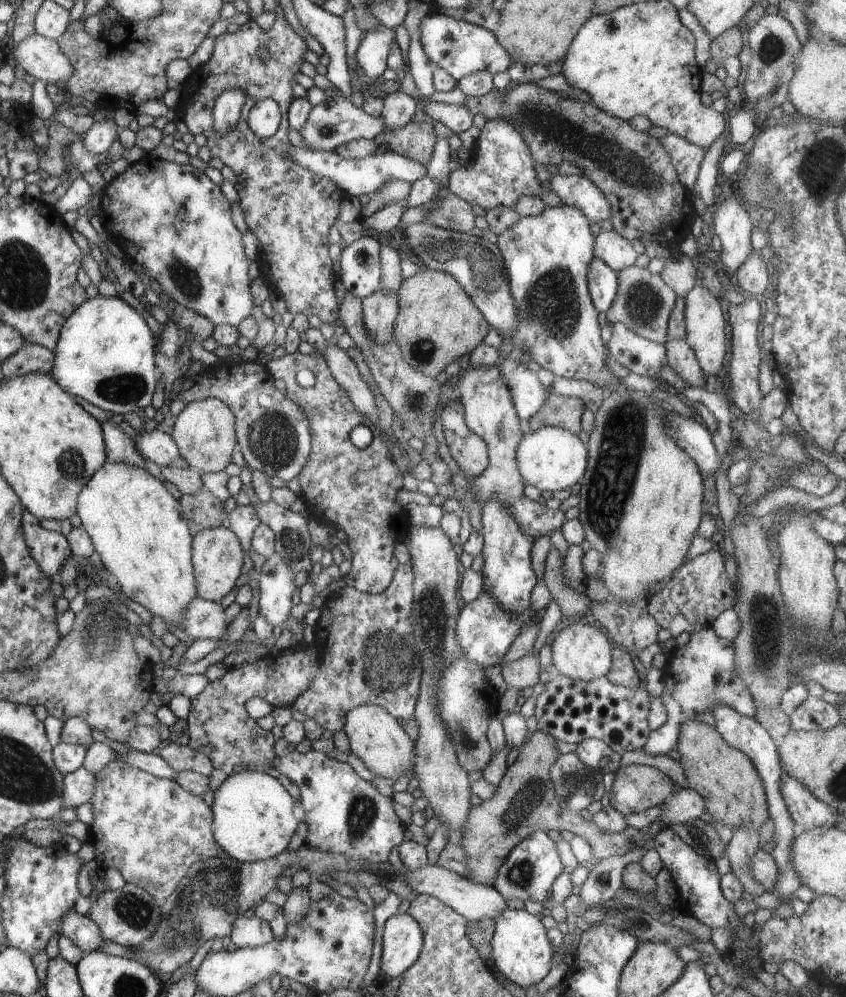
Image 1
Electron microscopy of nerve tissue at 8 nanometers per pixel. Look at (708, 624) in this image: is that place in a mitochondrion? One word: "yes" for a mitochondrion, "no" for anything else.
no

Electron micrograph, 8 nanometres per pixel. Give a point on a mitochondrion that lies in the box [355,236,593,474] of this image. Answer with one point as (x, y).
(552, 298)

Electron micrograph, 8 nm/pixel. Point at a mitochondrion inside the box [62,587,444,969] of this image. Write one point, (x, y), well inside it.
(213, 889)

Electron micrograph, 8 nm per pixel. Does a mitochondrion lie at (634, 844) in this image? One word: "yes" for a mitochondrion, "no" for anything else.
no

